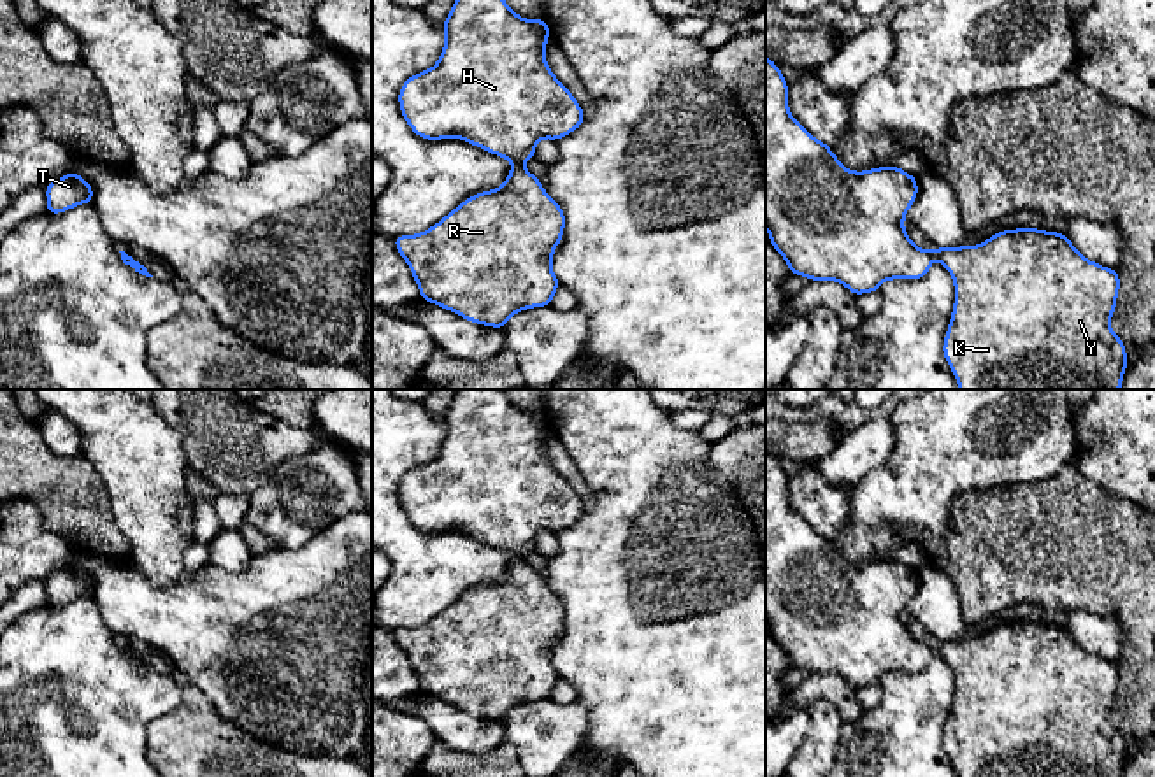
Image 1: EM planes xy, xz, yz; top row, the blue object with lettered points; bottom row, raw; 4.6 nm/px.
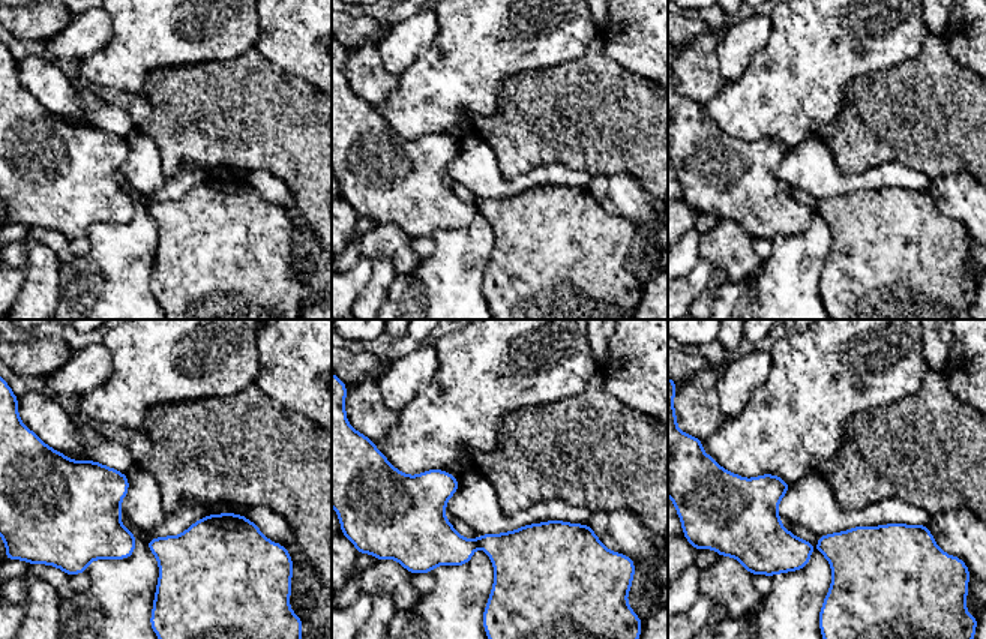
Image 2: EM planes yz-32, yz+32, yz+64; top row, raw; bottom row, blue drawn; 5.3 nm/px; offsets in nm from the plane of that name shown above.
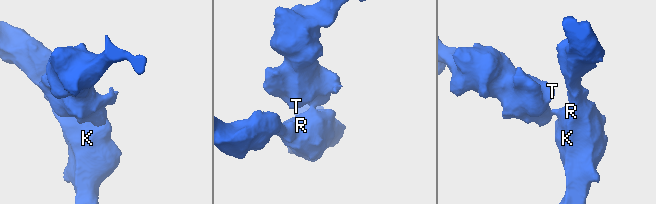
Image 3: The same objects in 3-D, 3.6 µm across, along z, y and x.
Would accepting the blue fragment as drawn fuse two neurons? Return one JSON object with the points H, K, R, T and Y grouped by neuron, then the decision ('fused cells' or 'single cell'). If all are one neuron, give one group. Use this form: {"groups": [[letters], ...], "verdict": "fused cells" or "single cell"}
{"groups": [["H", "T"], ["K", "R", "Y"]], "verdict": "fused cells"}

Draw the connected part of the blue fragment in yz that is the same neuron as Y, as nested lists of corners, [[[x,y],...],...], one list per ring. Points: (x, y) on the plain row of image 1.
[[[1002,623],[979,638],[934,640],[932,647],[953,668],[955,677],[943,747],[957,777],[1122,777],[1127,744],[1109,721],[1120,667],[1087,652],[1065,626]]]

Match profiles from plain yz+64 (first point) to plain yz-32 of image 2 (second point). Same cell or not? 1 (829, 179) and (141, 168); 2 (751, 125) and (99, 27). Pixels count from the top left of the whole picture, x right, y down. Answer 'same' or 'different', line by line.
1: same
2: different

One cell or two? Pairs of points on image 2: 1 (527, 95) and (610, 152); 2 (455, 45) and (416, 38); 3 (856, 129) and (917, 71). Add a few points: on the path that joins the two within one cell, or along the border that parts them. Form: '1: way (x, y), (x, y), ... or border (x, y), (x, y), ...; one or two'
1: way (548, 114), (572, 114), (589, 131); one
2: border (437, 15), (438, 33), (435, 41), (410, 66); two
3: way (871, 119), (904, 86); one

